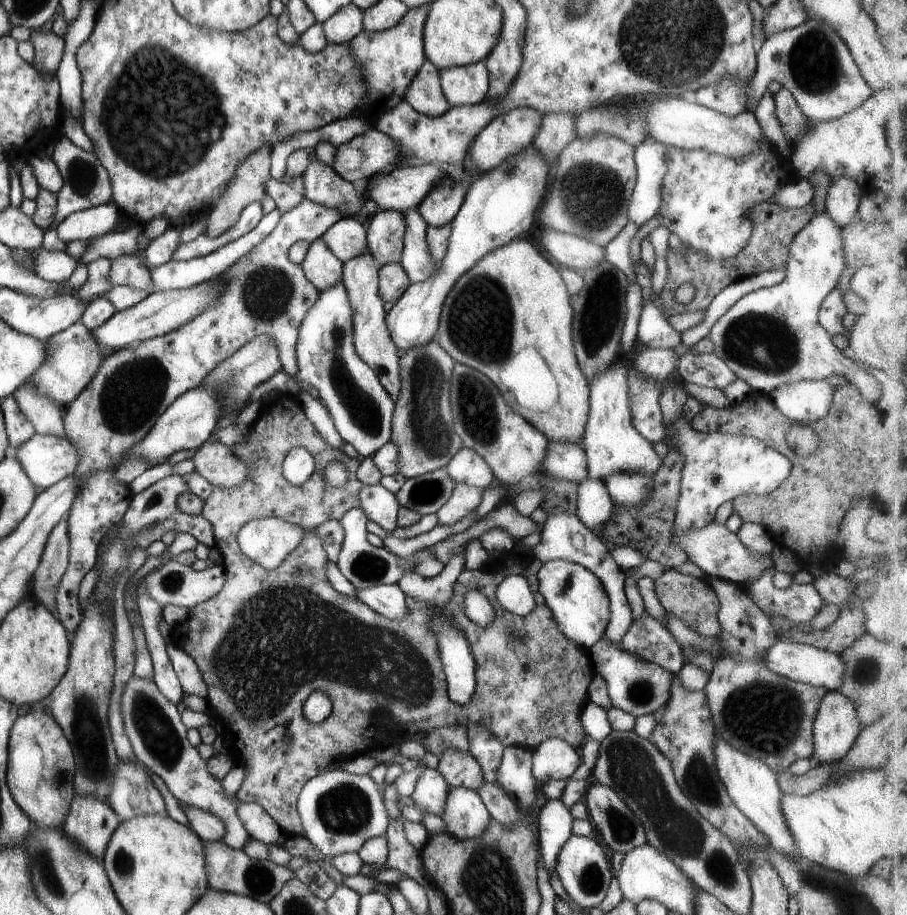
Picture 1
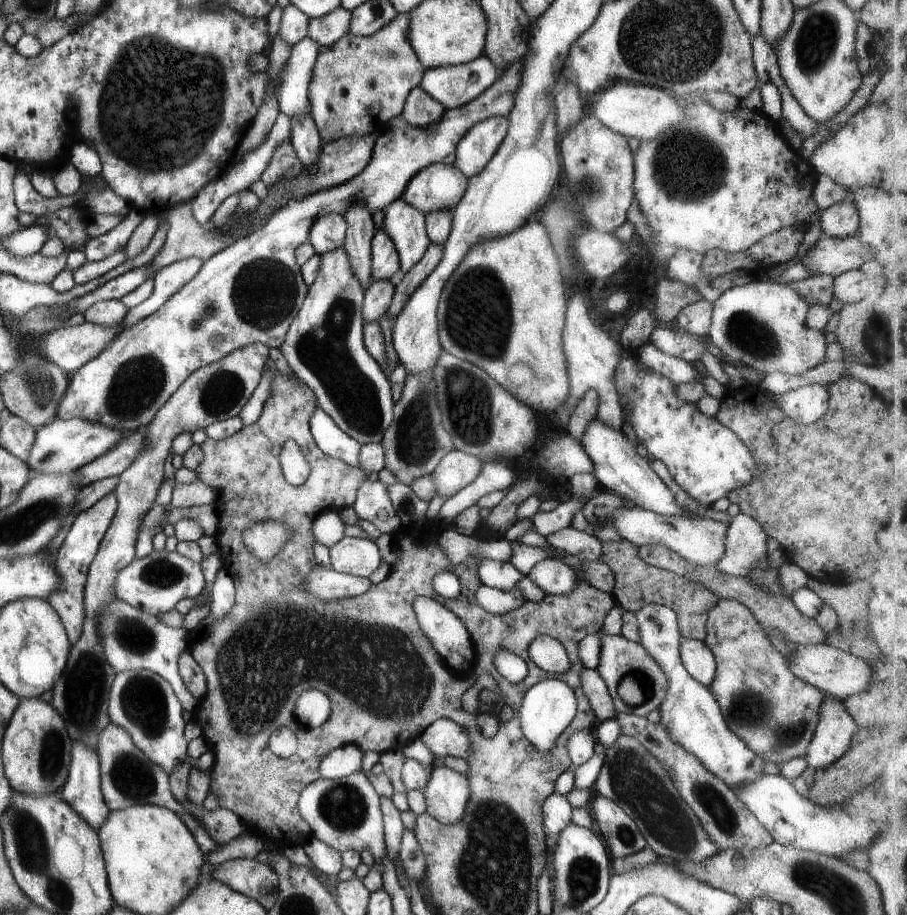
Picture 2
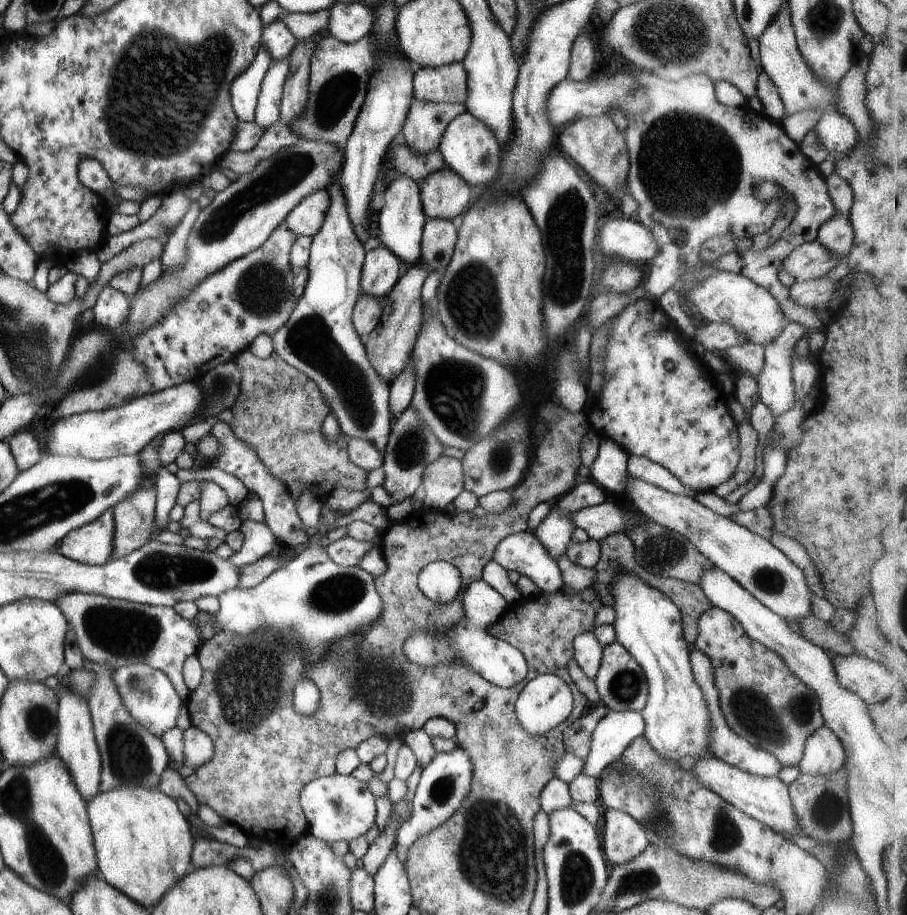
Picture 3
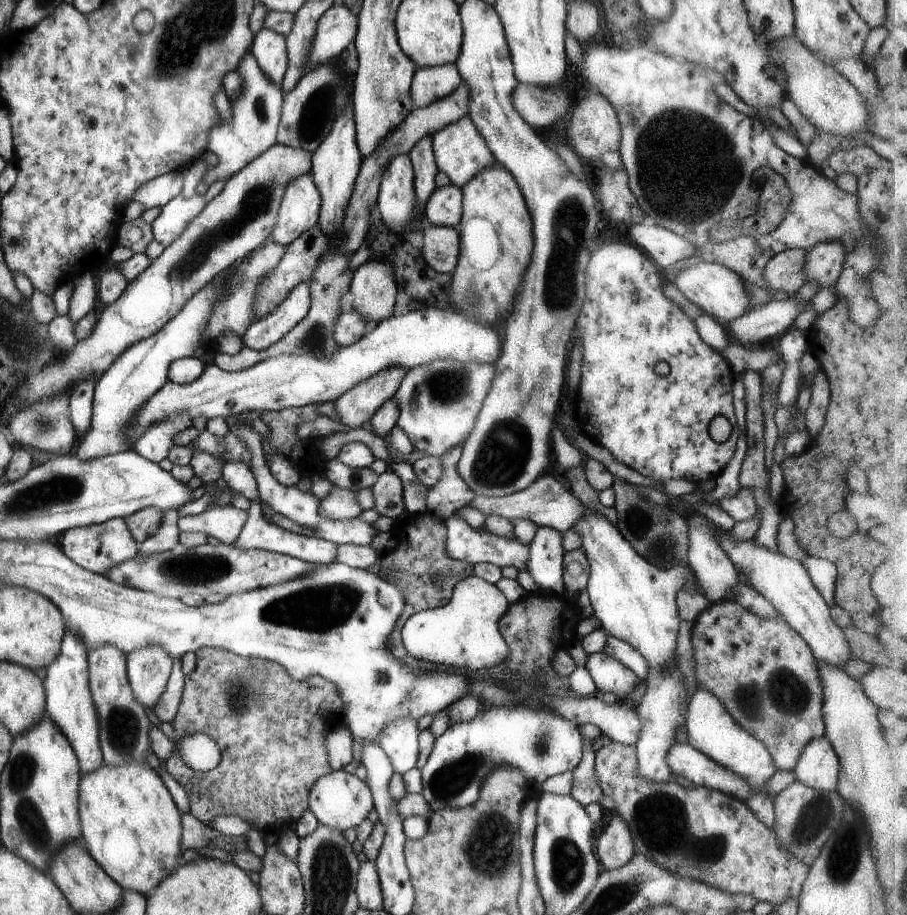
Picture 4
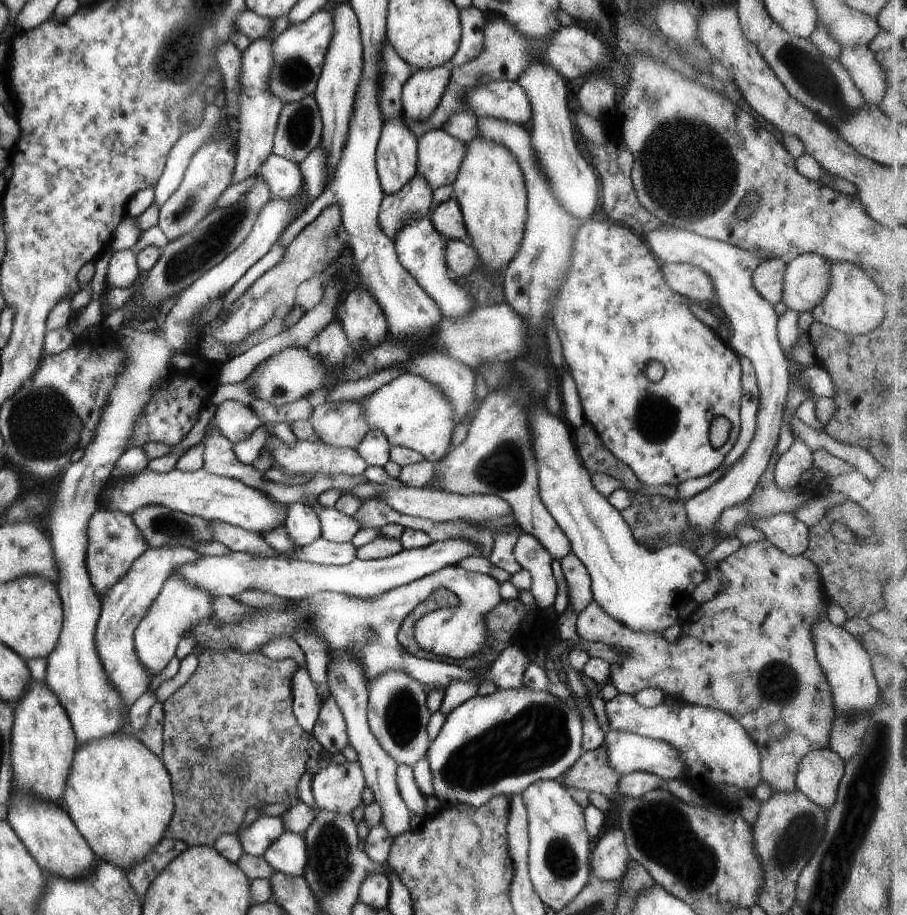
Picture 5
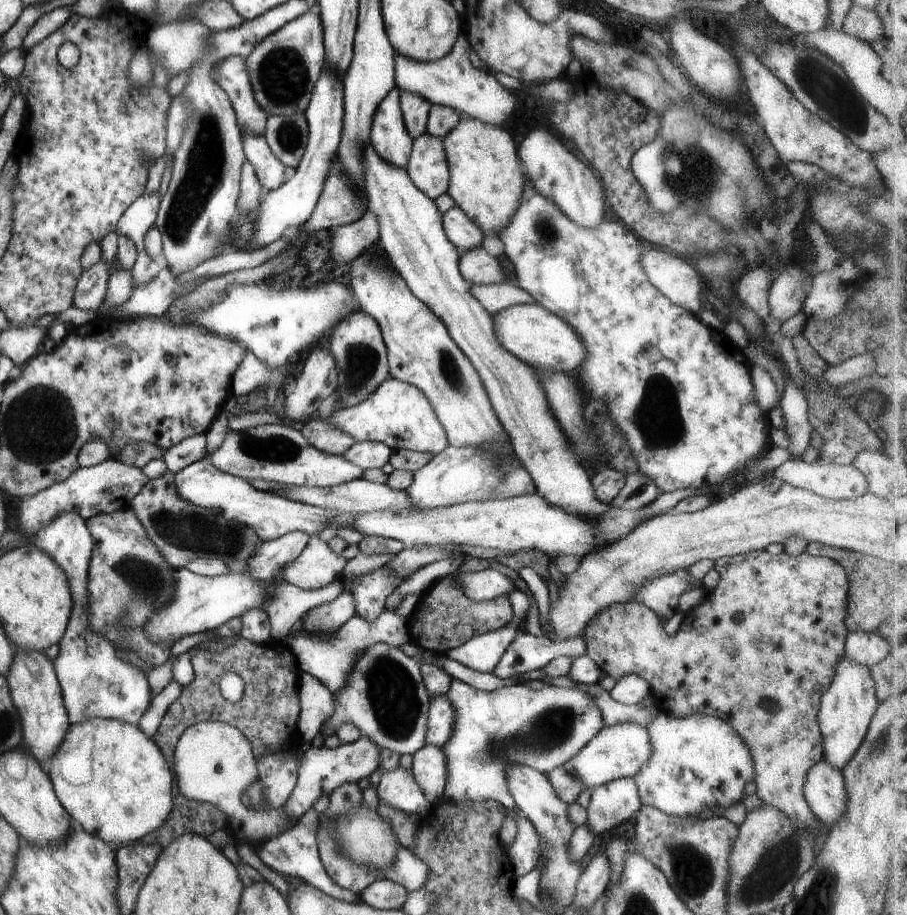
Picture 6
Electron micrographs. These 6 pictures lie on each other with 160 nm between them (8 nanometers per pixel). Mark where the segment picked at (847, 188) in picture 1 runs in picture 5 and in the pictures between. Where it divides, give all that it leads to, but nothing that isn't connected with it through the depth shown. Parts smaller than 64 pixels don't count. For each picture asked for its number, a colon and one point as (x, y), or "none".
2: (840, 220)
3: (835, 233)
4: (823, 262)
5: (806, 277)

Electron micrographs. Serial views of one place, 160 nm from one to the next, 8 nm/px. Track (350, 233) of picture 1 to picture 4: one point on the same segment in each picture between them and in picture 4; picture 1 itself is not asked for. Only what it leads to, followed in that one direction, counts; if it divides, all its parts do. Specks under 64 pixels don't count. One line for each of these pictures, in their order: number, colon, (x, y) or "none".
2: (327, 232)
3: (306, 217)
4: (297, 212)

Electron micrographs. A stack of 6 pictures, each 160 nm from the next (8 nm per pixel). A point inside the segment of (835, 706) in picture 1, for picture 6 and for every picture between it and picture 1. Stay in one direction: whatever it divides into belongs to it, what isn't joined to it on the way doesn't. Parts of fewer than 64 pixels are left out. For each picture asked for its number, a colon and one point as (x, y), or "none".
2: (833, 732)
3: (823, 753)
4: (817, 766)
5: (818, 774)
6: (823, 789)

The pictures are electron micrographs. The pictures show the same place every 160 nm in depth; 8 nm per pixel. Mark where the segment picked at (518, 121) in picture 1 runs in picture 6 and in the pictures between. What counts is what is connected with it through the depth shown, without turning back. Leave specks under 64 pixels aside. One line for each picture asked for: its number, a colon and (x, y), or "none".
2: (475, 148)
3: (468, 146)
4: (460, 152)
5: (438, 155)
6: (427, 168)

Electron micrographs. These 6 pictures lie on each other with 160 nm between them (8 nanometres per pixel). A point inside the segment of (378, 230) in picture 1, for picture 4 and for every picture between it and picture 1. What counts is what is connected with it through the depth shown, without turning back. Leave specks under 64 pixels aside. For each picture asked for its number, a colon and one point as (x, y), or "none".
2: (384, 262)
3: (380, 268)
4: (373, 288)

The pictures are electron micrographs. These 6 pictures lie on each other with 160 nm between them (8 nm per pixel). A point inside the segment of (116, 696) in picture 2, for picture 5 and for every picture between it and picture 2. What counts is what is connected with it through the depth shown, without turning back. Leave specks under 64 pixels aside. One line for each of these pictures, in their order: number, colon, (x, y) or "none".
3: (146, 693)
4: (147, 668)
5: (177, 606)

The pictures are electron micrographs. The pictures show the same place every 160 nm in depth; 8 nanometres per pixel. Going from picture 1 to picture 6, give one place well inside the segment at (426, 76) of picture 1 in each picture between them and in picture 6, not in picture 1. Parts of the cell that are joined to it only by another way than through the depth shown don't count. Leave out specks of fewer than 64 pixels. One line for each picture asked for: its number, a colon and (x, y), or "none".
2: (419, 109)
3: (424, 122)
4: (424, 168)
5: (412, 201)
6: (346, 241)

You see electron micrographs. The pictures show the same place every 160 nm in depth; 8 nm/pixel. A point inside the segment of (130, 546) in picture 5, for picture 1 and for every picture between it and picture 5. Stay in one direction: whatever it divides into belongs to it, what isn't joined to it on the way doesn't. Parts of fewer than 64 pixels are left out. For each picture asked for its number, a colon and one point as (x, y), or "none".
1: (266, 294)
2: (71, 562)
3: (91, 543)
4: (95, 548)

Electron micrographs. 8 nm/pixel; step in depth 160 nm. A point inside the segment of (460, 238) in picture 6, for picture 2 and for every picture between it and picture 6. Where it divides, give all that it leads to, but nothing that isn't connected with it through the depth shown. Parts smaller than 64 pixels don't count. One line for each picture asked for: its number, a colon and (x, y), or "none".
2: (437, 187)
3: (443, 194)
4: (443, 207)
5: (446, 218)

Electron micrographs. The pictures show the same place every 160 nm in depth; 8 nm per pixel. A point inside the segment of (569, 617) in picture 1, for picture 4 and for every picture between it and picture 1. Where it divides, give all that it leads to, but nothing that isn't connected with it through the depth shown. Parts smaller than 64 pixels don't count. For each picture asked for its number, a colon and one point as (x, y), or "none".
2: (551, 576)
3: (522, 552)
4: (462, 542)

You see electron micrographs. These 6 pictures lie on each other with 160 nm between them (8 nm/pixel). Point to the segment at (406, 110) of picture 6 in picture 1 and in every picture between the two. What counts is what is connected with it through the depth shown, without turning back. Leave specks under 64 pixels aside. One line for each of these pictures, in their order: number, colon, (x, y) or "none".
1: (467, 84)
2: (452, 86)
3: (445, 83)
4: (428, 84)
5: (422, 90)

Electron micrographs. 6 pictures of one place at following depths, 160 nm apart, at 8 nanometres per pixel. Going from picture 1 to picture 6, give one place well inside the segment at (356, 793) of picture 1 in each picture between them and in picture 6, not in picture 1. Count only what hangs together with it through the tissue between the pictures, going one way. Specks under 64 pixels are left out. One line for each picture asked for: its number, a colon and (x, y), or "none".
2: (343, 813)
3: (337, 807)
4: (339, 800)
5: (336, 788)
6: (321, 770)

